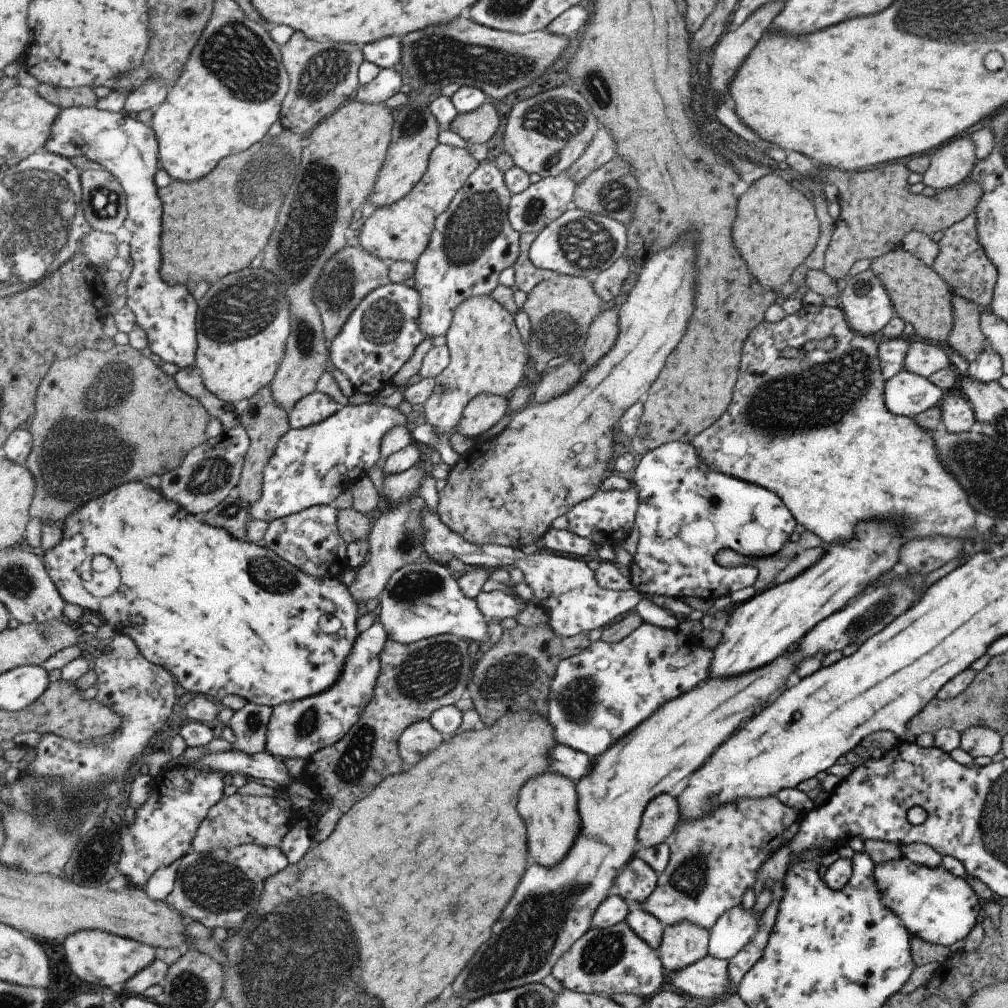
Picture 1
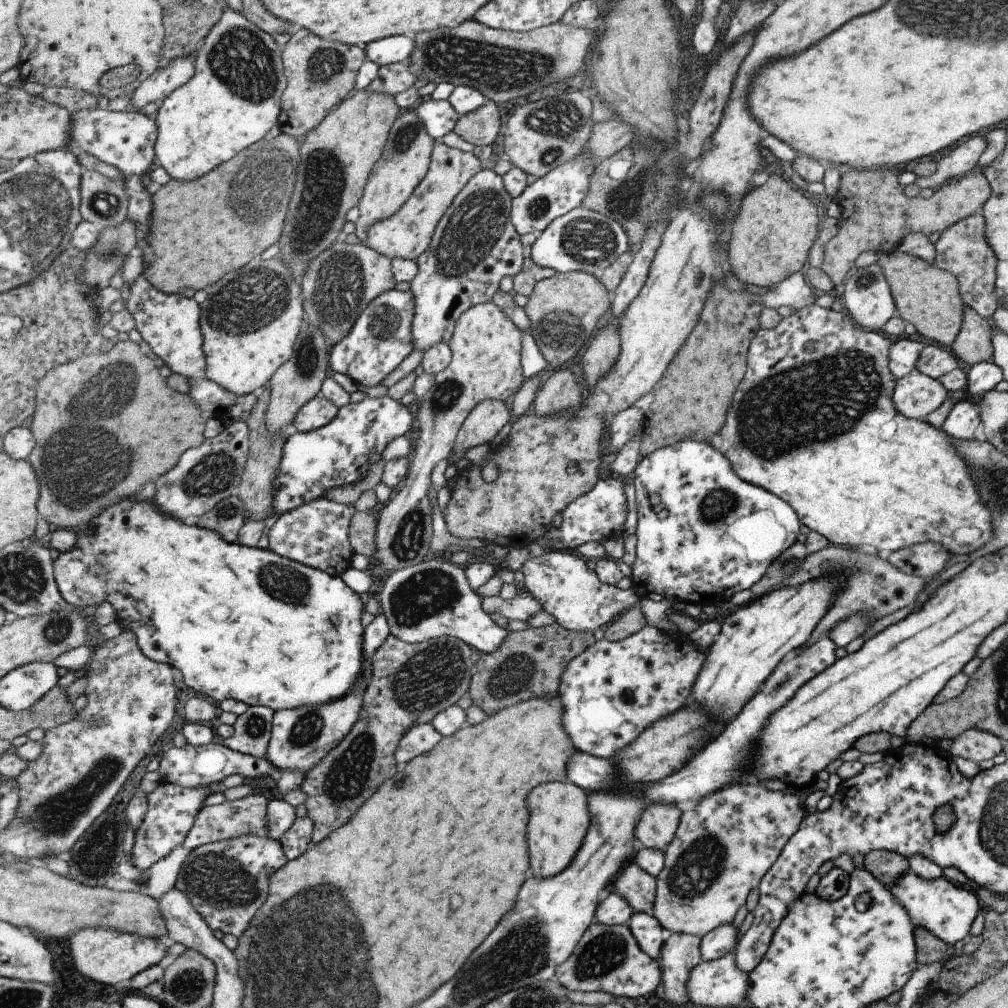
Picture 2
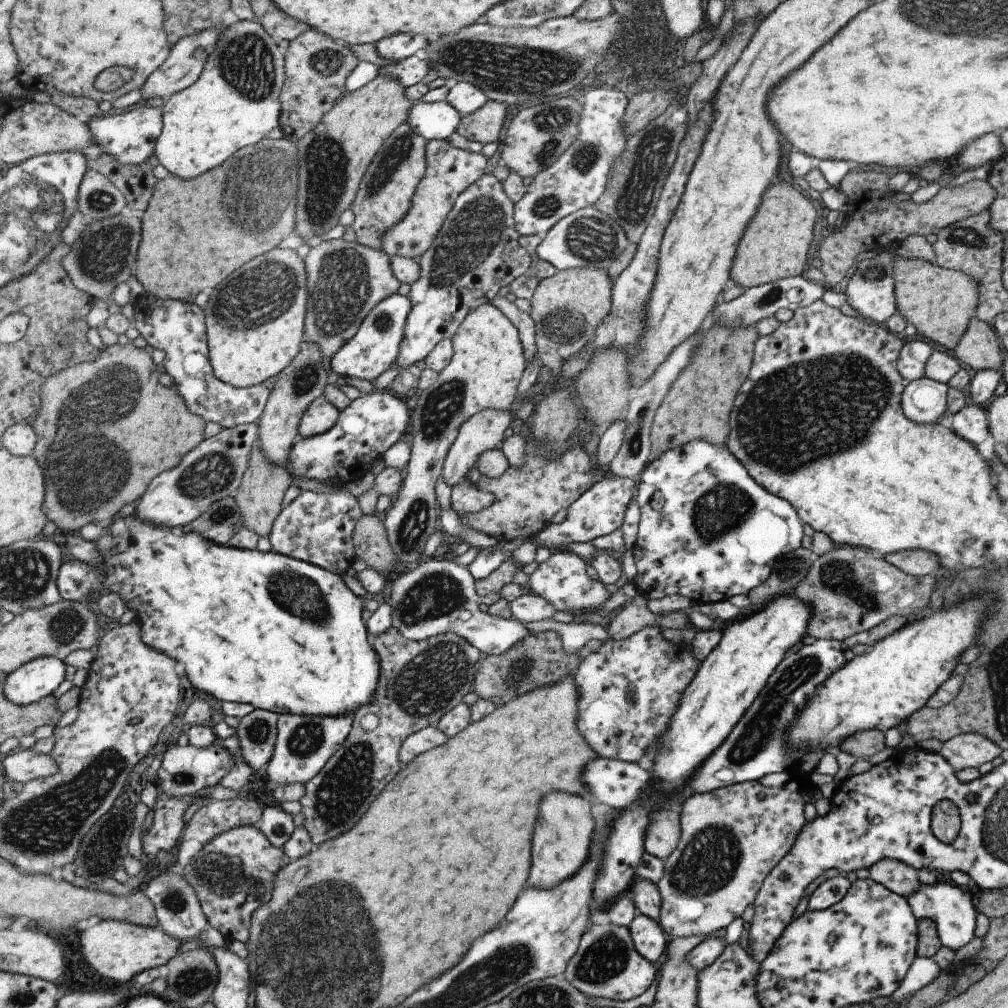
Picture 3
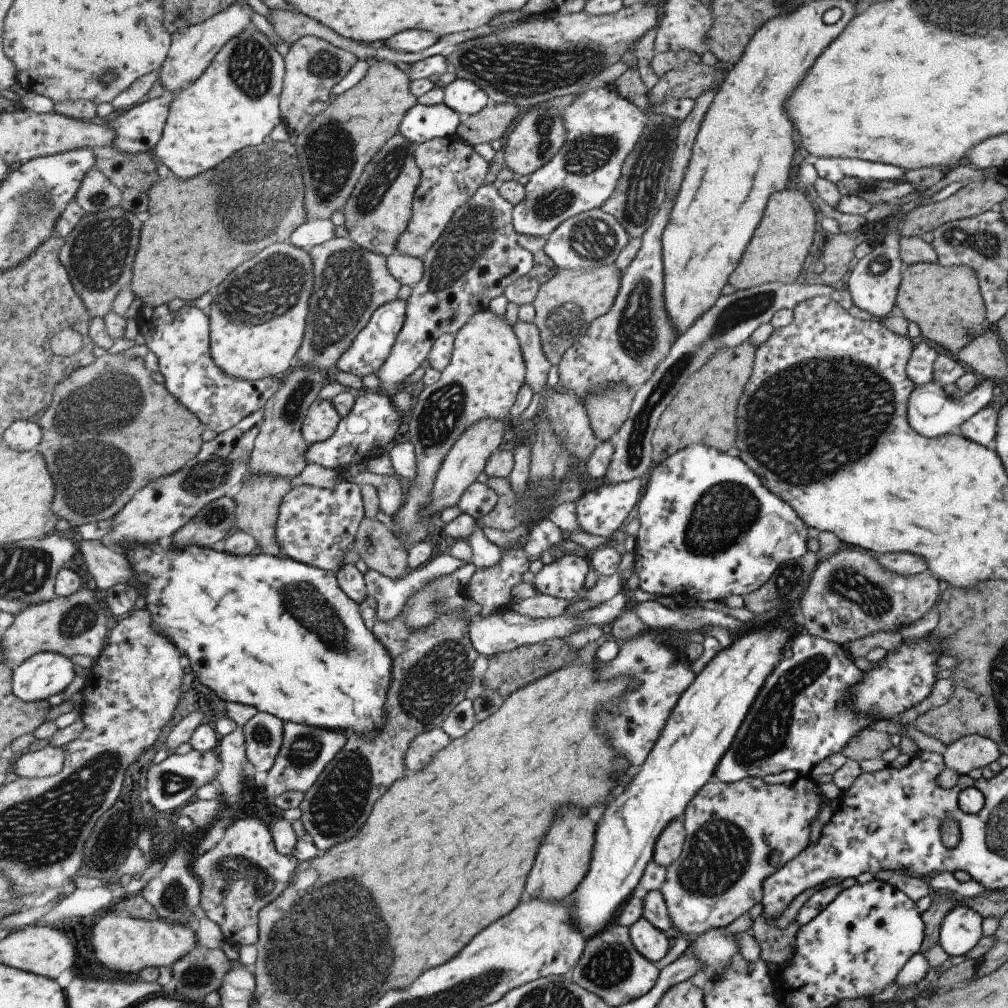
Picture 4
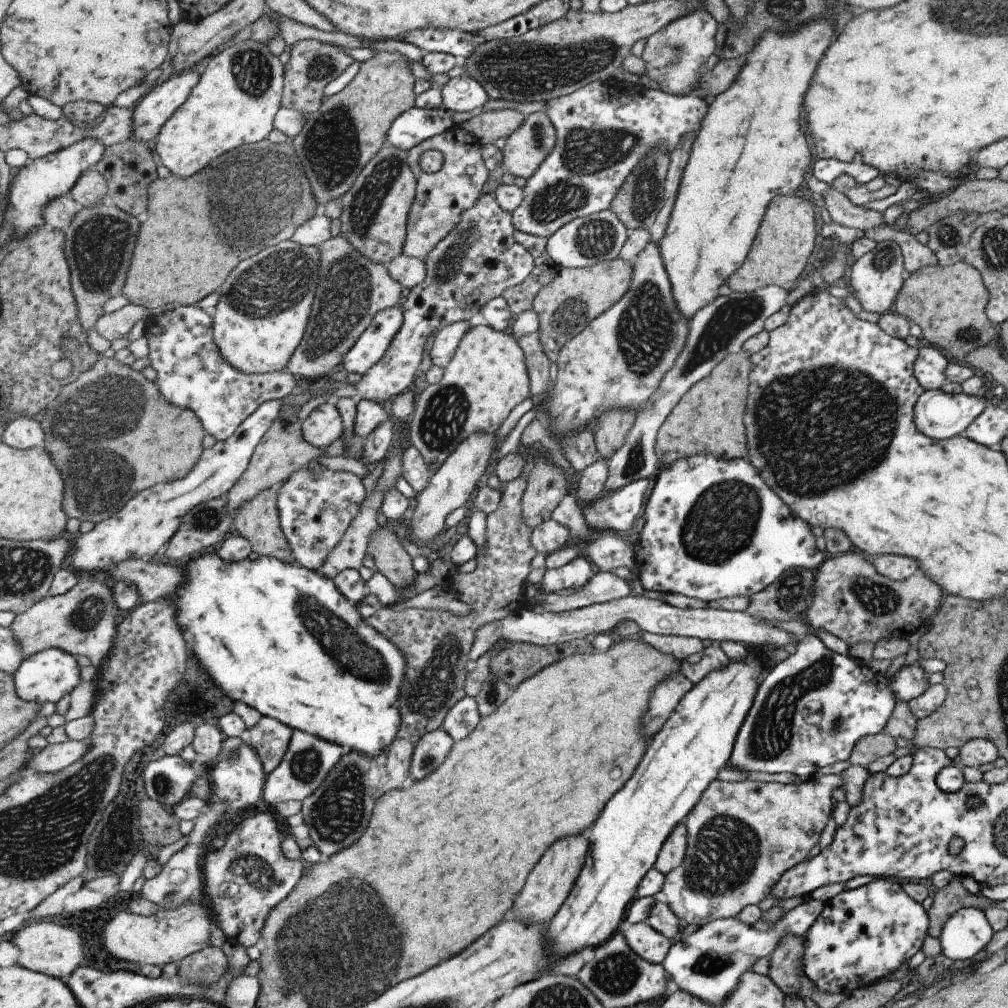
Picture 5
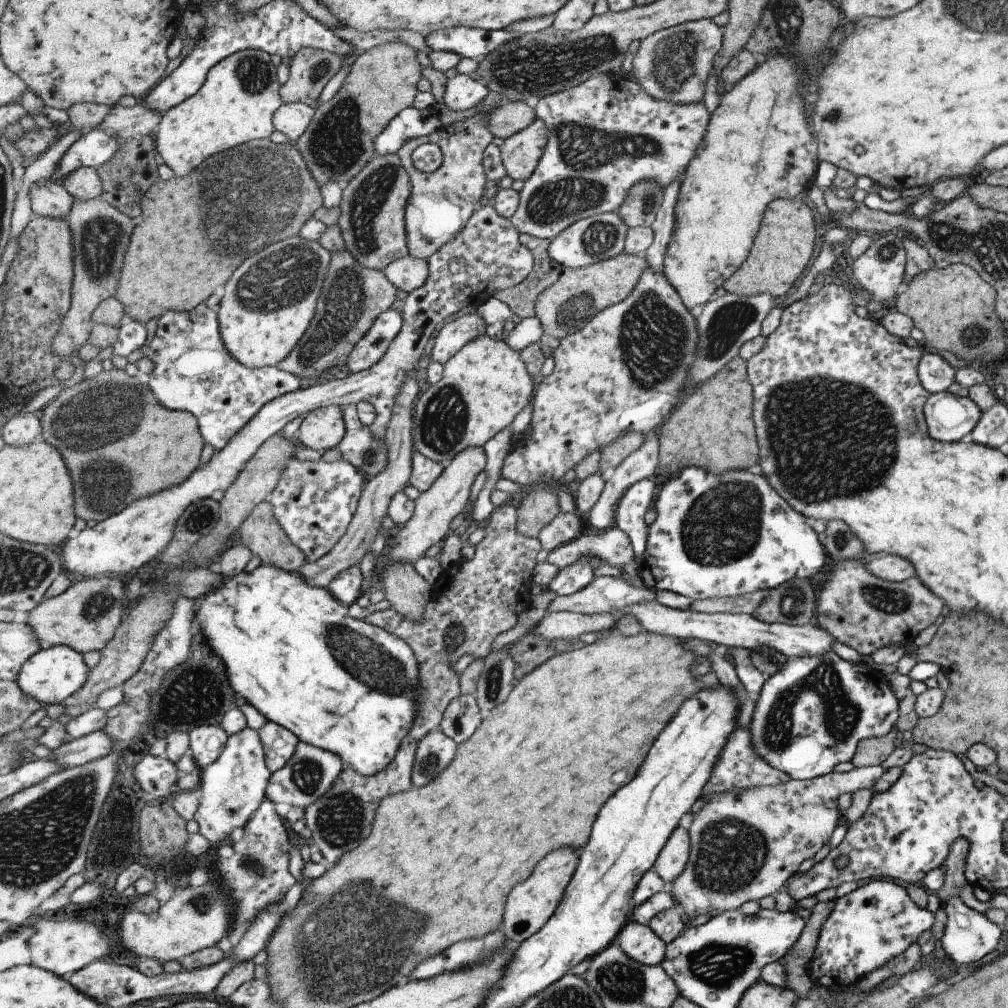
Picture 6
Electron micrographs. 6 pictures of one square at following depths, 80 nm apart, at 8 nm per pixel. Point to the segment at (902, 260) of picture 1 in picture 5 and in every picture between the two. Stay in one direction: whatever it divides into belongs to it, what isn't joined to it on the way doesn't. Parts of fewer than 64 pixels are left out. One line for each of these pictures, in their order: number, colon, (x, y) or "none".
2: (927, 297)
3: (939, 302)
4: (946, 304)
5: (948, 303)

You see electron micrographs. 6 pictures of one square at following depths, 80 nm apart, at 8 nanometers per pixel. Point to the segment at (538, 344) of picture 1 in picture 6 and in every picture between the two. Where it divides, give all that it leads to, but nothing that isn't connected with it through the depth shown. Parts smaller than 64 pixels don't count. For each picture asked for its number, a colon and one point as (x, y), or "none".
2: (565, 310)
3: (567, 307)
4: (566, 305)
5: (566, 306)
6: (569, 305)

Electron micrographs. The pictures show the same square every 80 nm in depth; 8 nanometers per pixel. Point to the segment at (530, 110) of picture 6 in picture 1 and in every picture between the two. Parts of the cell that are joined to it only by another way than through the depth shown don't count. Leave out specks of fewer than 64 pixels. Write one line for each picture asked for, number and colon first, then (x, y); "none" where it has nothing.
1: (477, 127)
2: (483, 126)
3: (487, 125)
4: (492, 123)
5: (490, 126)

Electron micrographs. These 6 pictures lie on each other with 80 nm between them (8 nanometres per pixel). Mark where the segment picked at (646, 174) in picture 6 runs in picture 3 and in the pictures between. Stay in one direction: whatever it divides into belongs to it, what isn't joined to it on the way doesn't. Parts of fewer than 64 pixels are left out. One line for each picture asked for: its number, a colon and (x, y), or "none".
3: (577, 180)
4: (602, 126)
5: (605, 131)

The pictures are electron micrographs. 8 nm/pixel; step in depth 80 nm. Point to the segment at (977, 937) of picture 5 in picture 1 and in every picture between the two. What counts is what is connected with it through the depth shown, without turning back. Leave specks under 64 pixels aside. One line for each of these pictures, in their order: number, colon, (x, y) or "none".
1: (932, 904)
2: (943, 908)
3: (950, 907)
4: (960, 928)

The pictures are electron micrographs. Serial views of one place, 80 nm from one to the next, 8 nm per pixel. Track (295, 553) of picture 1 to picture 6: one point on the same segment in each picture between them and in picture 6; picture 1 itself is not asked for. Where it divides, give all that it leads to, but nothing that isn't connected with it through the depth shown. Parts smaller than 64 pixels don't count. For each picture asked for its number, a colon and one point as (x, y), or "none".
2: (317, 535)
3: (318, 526)
4: (317, 526)
5: (316, 508)
6: (315, 502)

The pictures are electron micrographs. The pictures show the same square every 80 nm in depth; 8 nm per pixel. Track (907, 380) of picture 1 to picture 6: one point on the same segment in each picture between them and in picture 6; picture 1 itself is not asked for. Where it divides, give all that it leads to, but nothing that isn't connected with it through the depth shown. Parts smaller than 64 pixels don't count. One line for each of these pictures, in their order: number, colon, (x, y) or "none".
2: (914, 395)
3: (922, 400)
4: (929, 411)
5: (937, 415)
6: (948, 418)

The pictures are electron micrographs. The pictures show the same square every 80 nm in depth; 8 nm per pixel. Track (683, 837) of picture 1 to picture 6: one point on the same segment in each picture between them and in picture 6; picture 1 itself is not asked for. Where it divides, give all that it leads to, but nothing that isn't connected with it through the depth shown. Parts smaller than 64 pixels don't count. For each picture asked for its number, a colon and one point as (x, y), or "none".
2: (721, 848)
3: (730, 838)
4: (736, 834)
5: (741, 837)
6: (745, 844)

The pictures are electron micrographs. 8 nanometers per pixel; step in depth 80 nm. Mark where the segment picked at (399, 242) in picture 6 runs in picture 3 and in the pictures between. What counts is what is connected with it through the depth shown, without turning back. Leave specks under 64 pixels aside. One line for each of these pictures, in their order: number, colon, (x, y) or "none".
3: (388, 189)
4: (382, 205)
5: (375, 213)

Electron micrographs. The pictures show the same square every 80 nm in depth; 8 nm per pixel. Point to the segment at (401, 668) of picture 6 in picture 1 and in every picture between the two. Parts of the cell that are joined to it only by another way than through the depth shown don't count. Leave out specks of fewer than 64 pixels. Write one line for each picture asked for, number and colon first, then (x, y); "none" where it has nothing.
1: (227, 617)
2: (237, 622)
3: (263, 628)
4: (270, 631)
5: (280, 637)

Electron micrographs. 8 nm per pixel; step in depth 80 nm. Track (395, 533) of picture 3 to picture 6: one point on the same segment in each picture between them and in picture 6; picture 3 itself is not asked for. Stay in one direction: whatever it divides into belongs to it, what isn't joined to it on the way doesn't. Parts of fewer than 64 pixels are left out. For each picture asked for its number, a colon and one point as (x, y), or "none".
4: (487, 370)
5: (488, 377)
6: (484, 387)

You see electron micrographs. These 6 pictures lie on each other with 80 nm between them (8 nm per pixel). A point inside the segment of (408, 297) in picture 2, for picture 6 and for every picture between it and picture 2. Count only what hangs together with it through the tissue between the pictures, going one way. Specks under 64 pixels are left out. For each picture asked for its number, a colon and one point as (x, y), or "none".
3: (375, 348)
4: (372, 348)
5: (370, 349)
6: (372, 349)

